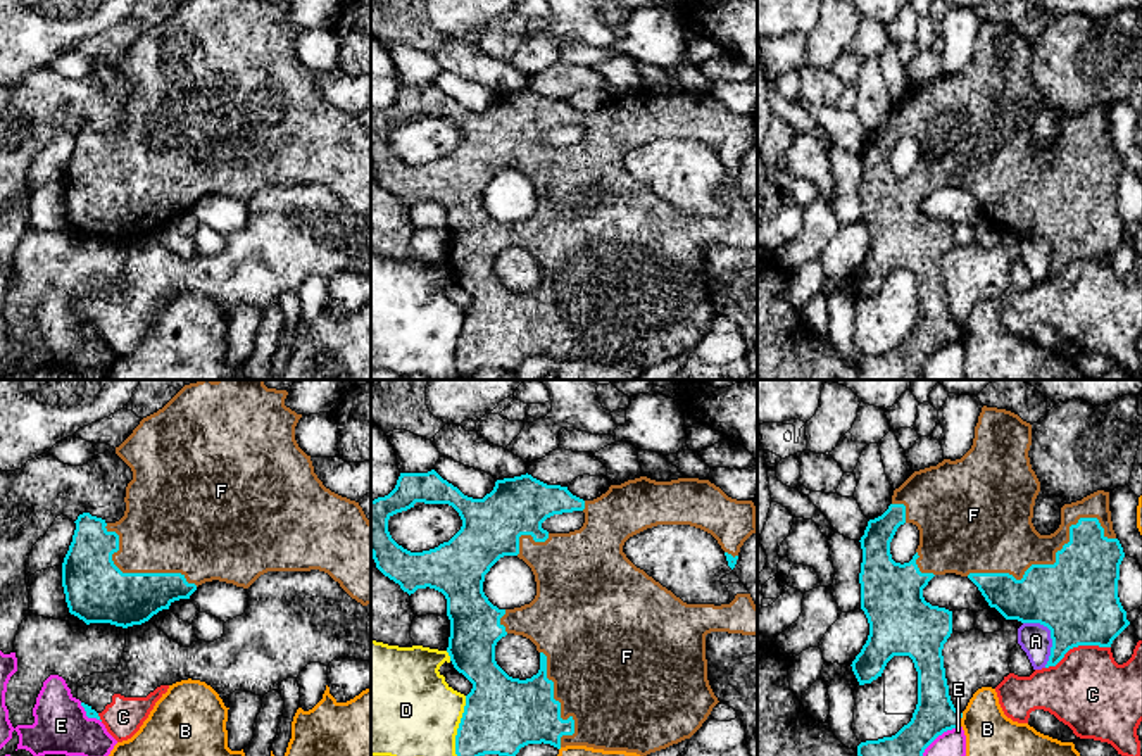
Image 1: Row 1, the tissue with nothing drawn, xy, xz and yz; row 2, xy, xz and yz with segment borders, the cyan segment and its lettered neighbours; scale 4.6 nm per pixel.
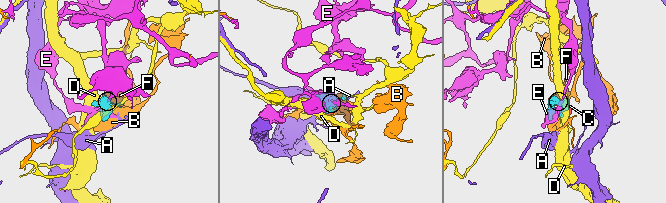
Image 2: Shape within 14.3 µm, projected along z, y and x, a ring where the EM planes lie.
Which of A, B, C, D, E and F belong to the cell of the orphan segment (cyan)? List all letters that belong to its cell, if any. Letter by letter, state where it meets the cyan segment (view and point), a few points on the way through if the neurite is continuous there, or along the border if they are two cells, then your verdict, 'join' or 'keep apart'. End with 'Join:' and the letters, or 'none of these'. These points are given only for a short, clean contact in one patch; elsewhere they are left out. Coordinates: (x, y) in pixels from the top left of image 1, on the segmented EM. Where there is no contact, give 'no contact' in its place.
A: yz (1051, 636) | along yz (1023, 622), (1039, 622), (1049, 630), (1051, 655), (1046, 667) | keep apart
B: yz (960, 720) | keep apart
C: yz (1077, 646) | keep apart
D: xz (459, 725) | keep apart
E: yz (939, 734) | keep apart
F: yz (1054, 563) | join
Join: F

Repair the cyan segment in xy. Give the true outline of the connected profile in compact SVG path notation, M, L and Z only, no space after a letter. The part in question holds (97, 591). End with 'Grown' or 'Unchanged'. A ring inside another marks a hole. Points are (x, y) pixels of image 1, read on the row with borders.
M200 380L185 385L162 409L143 418L133 433L116 447L116 454L131 468L133 480L126 487L126 511L116 523L83 513L78 516L72 542L62 563L62 587L69 613L90 623L133 627L148 621L174 601L190 599L198 585L212 580L248 589L267 571L311 571L328 573L340 587L362 606L371 604L371 521L359 502L342 497L323 485L314 473L311 456L295 440L295 426L302 414L285 406L288 392L267 388L264 380Z. Grown

